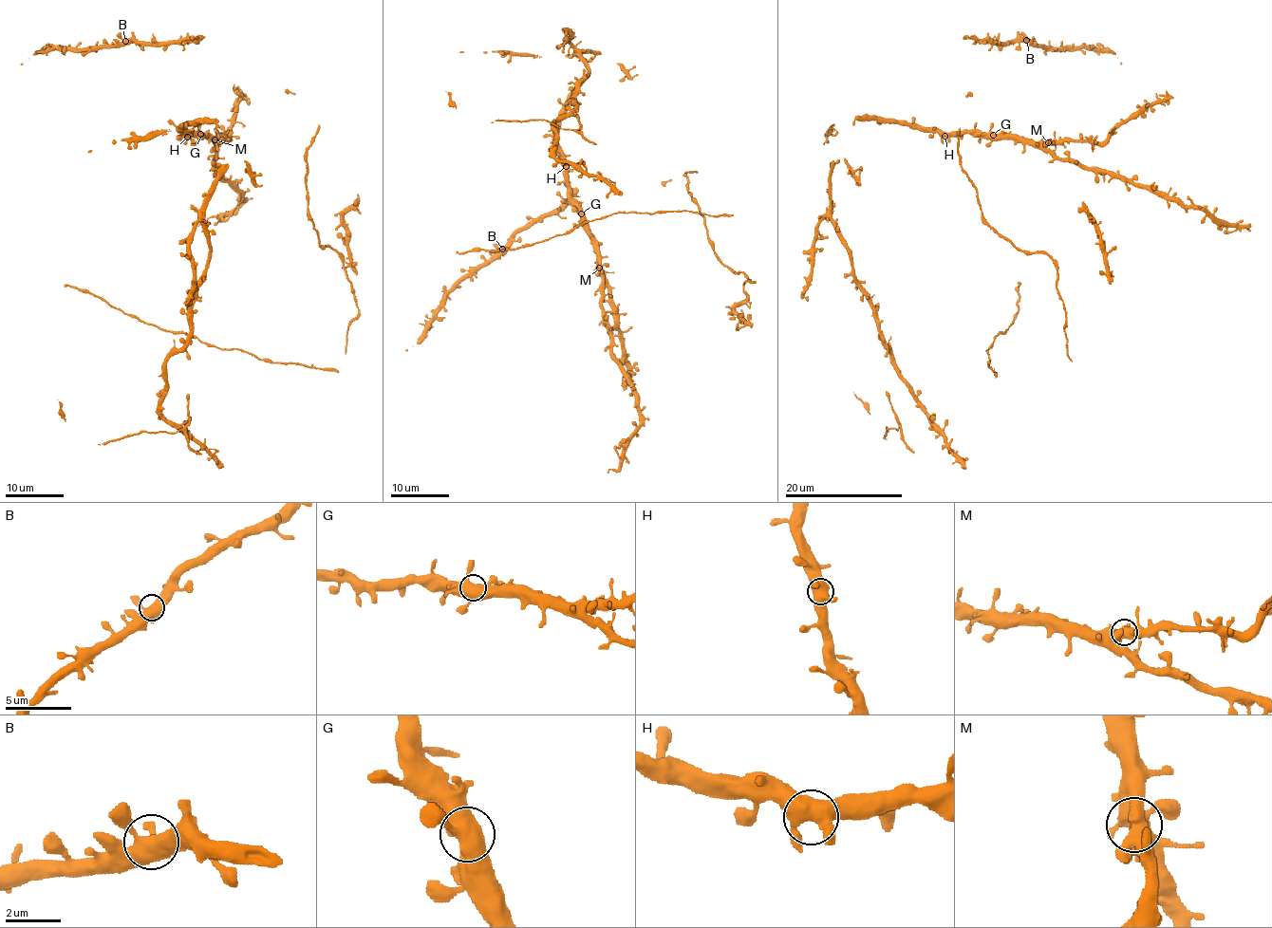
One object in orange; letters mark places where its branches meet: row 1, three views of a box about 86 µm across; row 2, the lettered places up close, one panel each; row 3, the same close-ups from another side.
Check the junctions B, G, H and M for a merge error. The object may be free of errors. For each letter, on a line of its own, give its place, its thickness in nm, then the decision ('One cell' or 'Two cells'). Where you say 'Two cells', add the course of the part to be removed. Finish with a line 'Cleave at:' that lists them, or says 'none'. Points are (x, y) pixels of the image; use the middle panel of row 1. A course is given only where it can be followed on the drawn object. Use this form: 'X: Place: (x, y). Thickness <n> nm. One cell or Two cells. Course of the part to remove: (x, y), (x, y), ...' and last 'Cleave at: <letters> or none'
B: Place: (502, 249). Thickness 500 nm. One cell
G: Place: (581, 213). Thickness 500 nm. One cell
H: Place: (566, 166). Thickness 480 nm. One cell
M: Place: (599, 268). Thickness 550 nm. One cell
Cleave at: none

